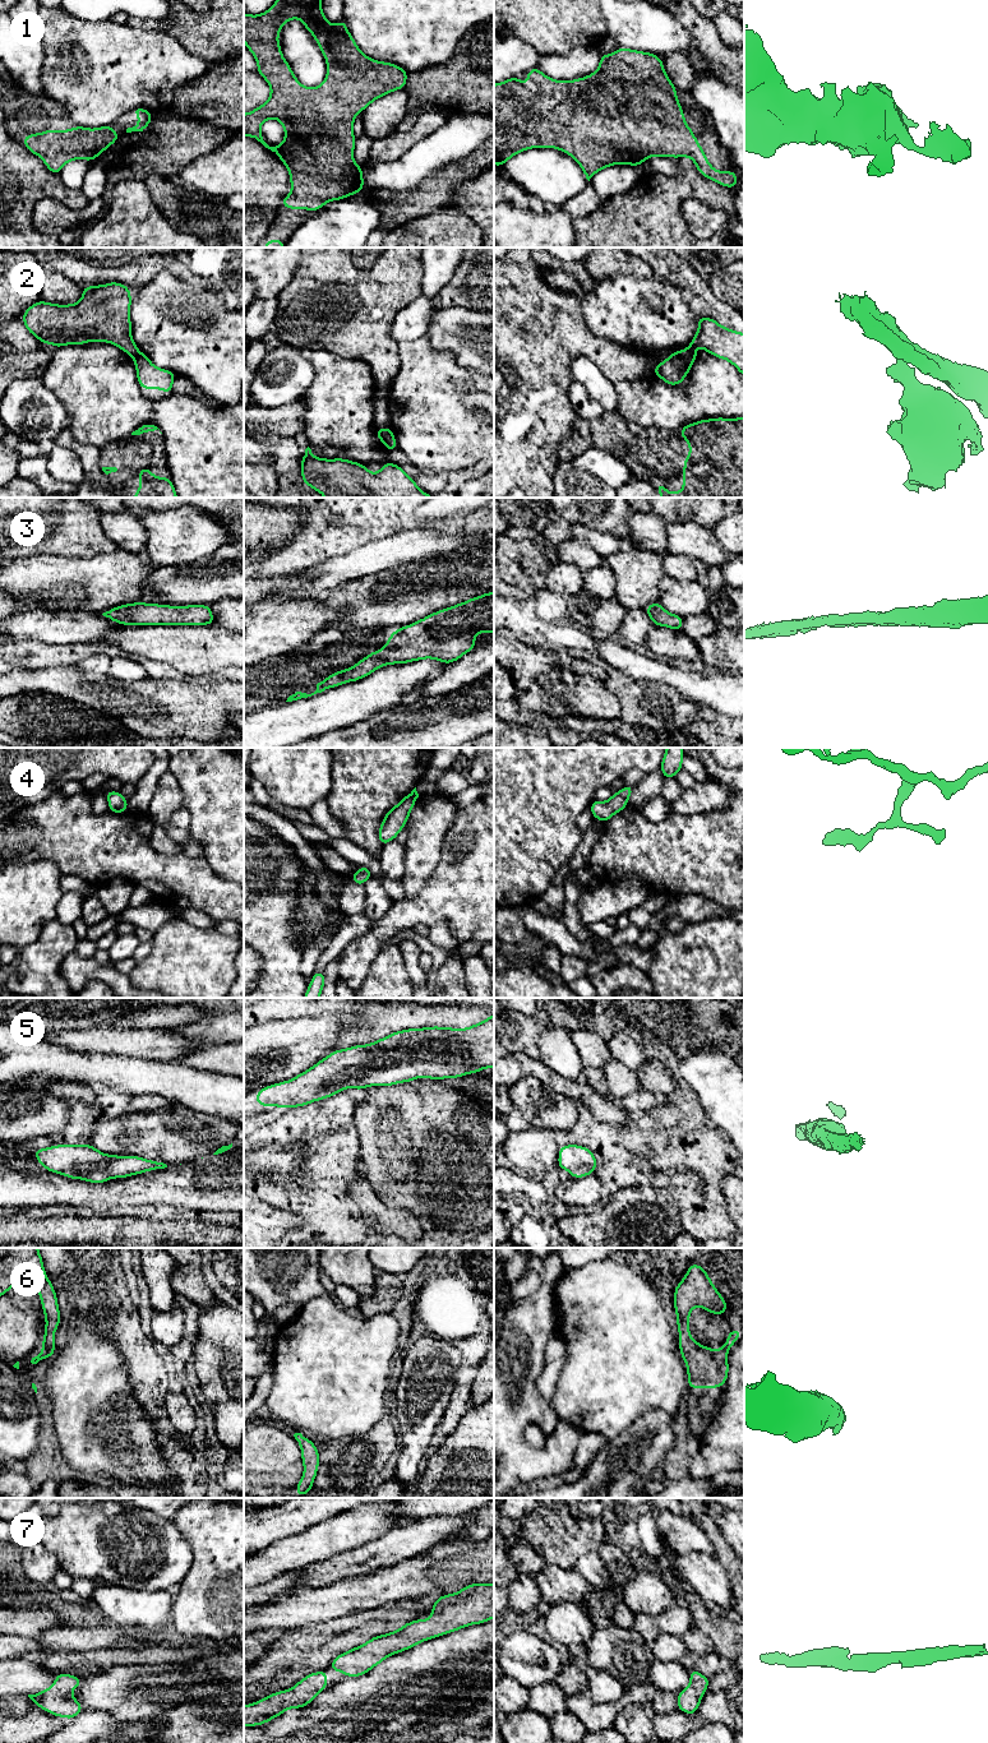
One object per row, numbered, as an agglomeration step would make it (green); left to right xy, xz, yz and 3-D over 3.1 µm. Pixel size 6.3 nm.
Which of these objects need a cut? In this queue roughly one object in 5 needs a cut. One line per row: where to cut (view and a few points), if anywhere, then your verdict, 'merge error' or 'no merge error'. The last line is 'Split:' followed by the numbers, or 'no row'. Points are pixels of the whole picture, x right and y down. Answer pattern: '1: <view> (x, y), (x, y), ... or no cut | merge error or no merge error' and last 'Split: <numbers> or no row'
1: no cut | no merge error
2: xz (387, 429), (387, 437), (383, 442) | merge error
3: no cut | no merge error
4: no cut | no merge error
5: no cut | no merge error
6: no cut | no merge error
7: no cut | no merge error
Split: 2

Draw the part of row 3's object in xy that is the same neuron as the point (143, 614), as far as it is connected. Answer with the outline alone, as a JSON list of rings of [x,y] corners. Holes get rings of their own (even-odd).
[[[125,604],[102,614],[121,625],[209,625],[214,618],[209,605],[170,606],[158,604]]]

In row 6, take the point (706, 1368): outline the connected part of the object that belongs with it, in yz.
[[[691,1263],[674,1290],[679,1350],[687,1365],[688,1390],[717,1388],[728,1379],[728,1351],[743,1332],[739,1328],[730,1330],[725,1345],[717,1350],[698,1344],[689,1333],[689,1316],[694,1307],[701,1307],[715,1316],[728,1310],[726,1300],[710,1280],[707,1271],[697,1263]]]

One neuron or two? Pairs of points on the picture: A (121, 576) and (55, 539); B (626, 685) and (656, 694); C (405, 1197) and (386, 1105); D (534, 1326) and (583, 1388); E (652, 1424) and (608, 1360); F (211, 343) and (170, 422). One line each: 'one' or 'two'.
A: two
B: one
C: one
D: two
E: two
F: two

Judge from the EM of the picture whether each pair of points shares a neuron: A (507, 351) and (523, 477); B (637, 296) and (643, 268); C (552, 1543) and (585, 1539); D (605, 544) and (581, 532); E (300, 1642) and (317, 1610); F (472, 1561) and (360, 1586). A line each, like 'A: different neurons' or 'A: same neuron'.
A: same neuron
B: different neurons
C: same neuron
D: same neuron
E: different neurons
F: same neuron

